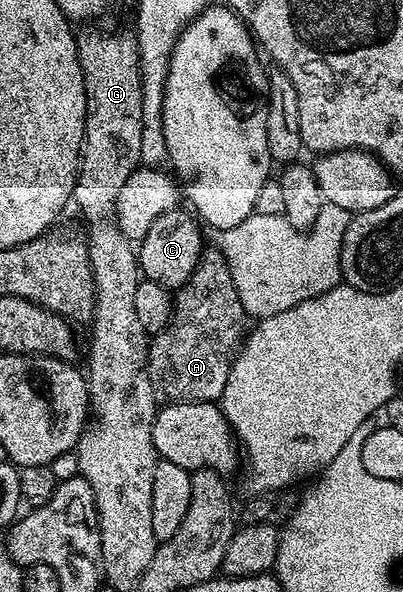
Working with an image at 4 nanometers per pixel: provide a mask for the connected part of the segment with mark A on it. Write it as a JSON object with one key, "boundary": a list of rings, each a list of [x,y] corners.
{"boundary":[[[207,247],[199,258],[199,265],[189,275],[189,279],[179,286],[173,297],[171,322],[150,338],[147,346],[147,370],[149,379],[155,388],[156,398],[164,402],[173,401],[209,401],[218,402],[225,391],[225,383],[229,379],[231,364],[241,348],[245,337],[243,329],[245,312],[241,307],[237,287],[226,263],[226,257],[219,247]]]}

